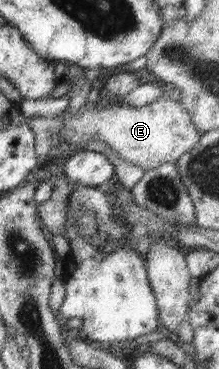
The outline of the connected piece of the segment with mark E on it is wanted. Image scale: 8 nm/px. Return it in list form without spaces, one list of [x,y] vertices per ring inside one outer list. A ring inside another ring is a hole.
[[[161,97],[157,102],[142,108],[120,105],[99,108],[98,104],[91,103],[77,110],[75,114],[65,111],[57,118],[35,117],[29,120],[28,124],[36,135],[37,155],[43,161],[50,160],[58,147],[63,147],[69,152],[85,150],[87,142],[95,139],[105,142],[119,159],[143,169],[144,172],[164,163],[175,163],[183,154],[193,150],[199,138],[203,136],[193,125],[187,108],[167,97]],[[59,141],[62,145],[58,144]]]

